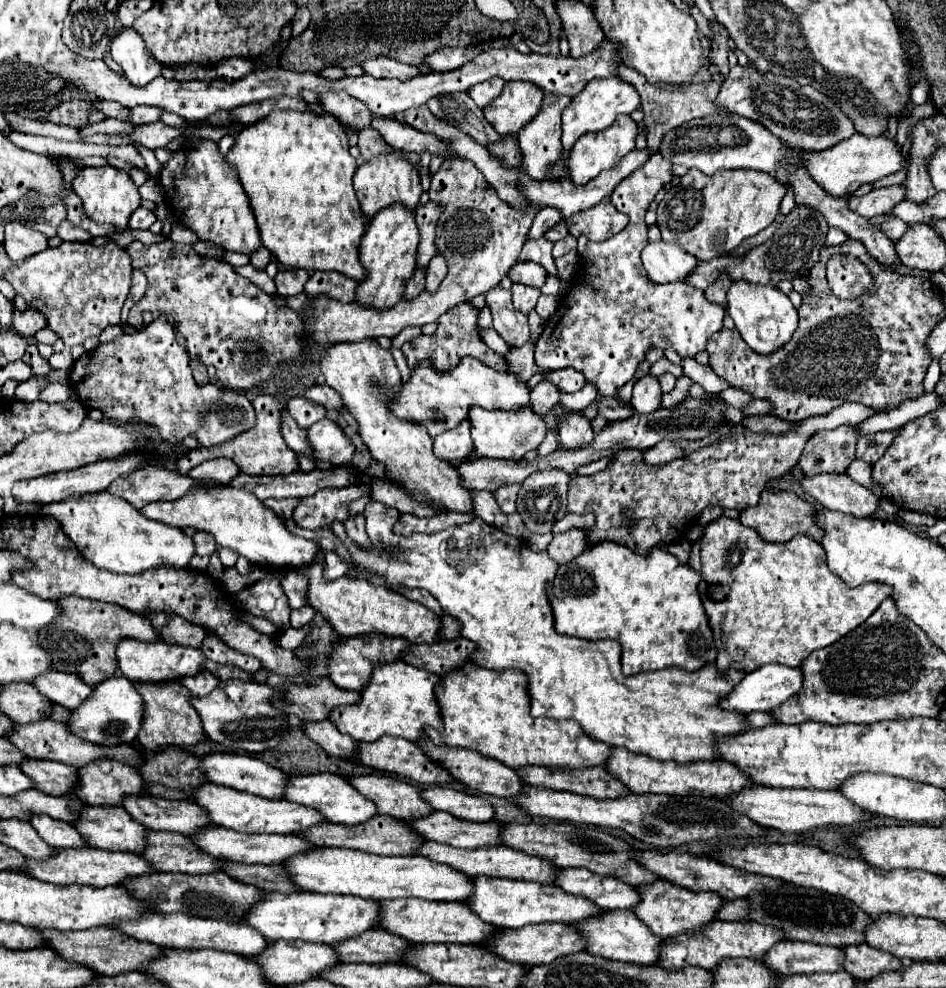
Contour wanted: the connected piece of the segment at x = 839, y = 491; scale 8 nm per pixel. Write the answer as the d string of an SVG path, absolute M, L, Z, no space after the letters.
M816 475L806 477L802 481L804 491L814 497L814 501L826 509L850 513L854 517L870 517L876 513L880 505L880 497L876 497L868 487L856 483L848 475Z

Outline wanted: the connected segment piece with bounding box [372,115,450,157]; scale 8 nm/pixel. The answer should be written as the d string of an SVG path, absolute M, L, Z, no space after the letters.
M372 115L372 127L392 147L398 147L404 151L416 151L416 153L422 153L424 149L428 149L430 153L440 153L440 155L450 157L450 151L446 149L444 141L440 141L434 135L416 131L414 127L408 127L404 123L398 123L394 117L374 117Z

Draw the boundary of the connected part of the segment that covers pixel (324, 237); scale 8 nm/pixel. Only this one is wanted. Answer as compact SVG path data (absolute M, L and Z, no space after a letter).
M272 111L264 119L246 125L234 137L226 161L240 173L240 183L250 199L264 247L268 247L282 265L308 271L338 271L356 281L364 277L364 269L358 261L358 243L368 219L362 217L352 187L358 165L348 149L344 127L328 113L314 115L312 111Z

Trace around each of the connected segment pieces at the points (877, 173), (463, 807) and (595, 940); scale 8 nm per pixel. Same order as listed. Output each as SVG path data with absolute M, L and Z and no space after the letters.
M854 133L850 139L826 149L826 151L806 151L806 171L810 177L824 187L834 197L844 197L852 195L860 185L864 183L874 183L880 177L886 177L902 167L902 155L900 147L896 145L894 139L880 135L880 137L866 137L860 133Z
M430 787L422 791L424 801L428 801L434 809L456 815L458 819L468 821L490 821L494 817L494 807L478 795L468 795L464 791L454 791L448 787Z
M606 911L602 917L588 919L586 923L578 923L576 929L586 935L586 951L598 957L614 959L614 961L626 961L636 965L654 965L660 957L660 947L664 939L660 935L652 935L646 923L642 923L634 911Z

